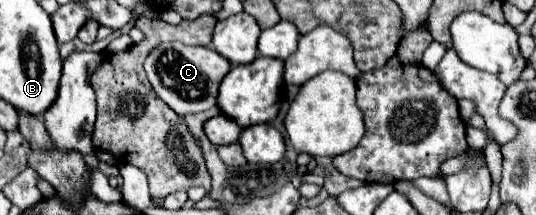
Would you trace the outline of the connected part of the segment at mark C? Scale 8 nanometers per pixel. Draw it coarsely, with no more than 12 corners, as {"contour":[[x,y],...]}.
{"contour":[[165,42],[145,60],[179,116],[217,104],[231,62],[209,46]]}

